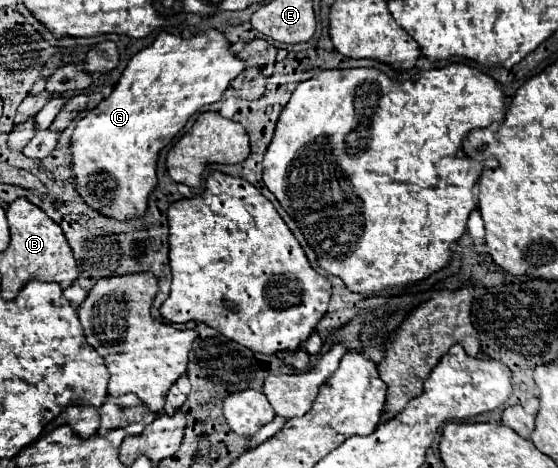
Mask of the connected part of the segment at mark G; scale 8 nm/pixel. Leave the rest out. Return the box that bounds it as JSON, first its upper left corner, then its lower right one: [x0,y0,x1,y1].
[72,30,244,220]

